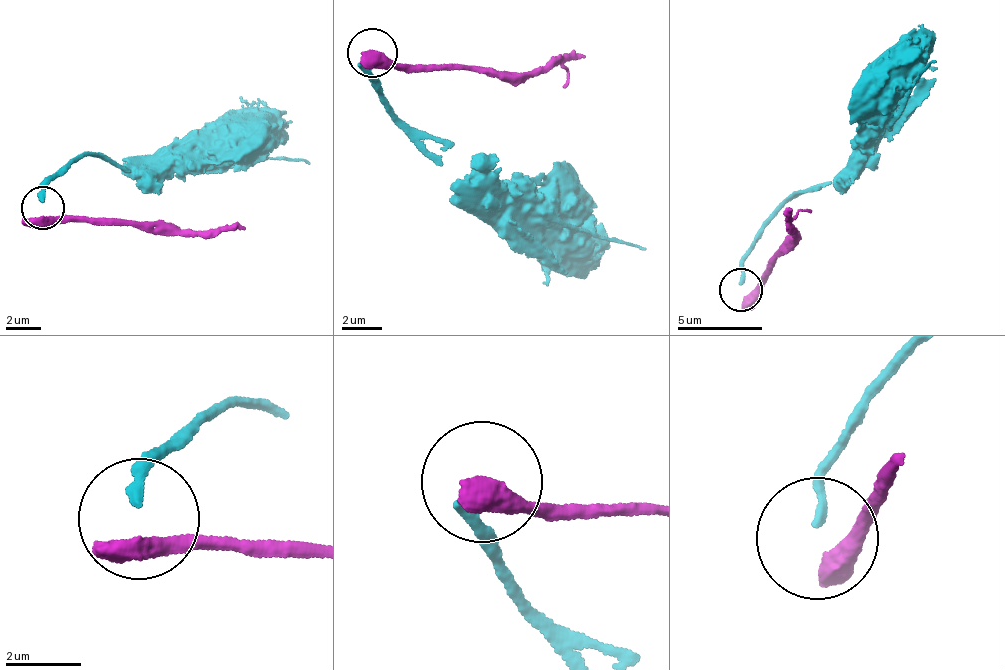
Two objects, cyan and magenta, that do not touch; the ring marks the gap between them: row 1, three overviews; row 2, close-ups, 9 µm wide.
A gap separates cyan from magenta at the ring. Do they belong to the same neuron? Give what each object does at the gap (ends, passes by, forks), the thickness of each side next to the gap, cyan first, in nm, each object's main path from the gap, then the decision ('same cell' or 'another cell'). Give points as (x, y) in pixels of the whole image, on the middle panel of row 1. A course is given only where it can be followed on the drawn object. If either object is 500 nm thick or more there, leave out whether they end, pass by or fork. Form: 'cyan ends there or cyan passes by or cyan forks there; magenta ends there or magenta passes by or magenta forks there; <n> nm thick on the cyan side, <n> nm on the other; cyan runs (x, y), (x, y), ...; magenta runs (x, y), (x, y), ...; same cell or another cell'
cyan ends there; magenta passes by; 240 nm thick on the cyan side, 480 nm on the other; cyan runs (370, 57), (362, 64), (375, 77), (405, 127), (484, 157), (501, 180), (576, 200), (598, 237), (646, 248); magenta runs (376, 51), (392, 65), (524, 79), (567, 67), (563, 88); another cell

